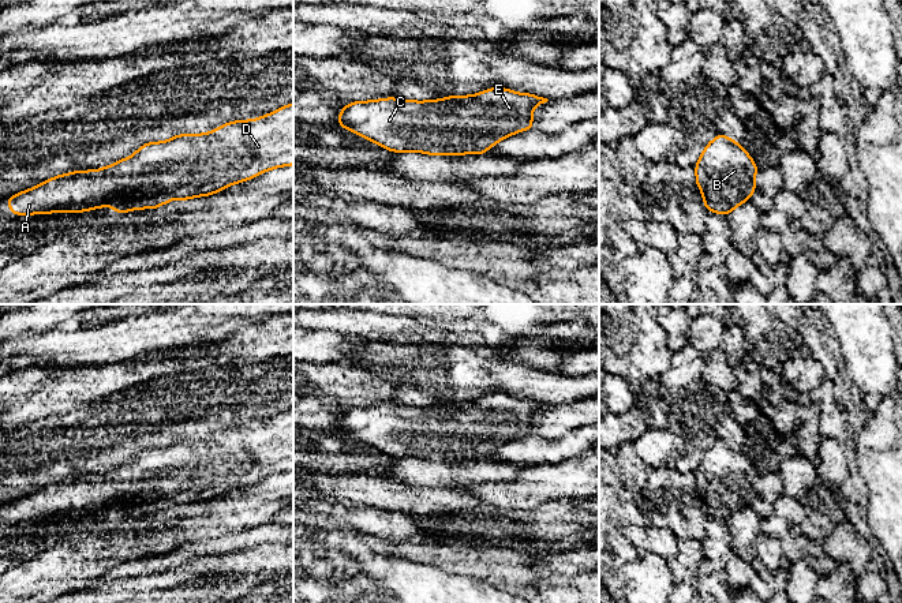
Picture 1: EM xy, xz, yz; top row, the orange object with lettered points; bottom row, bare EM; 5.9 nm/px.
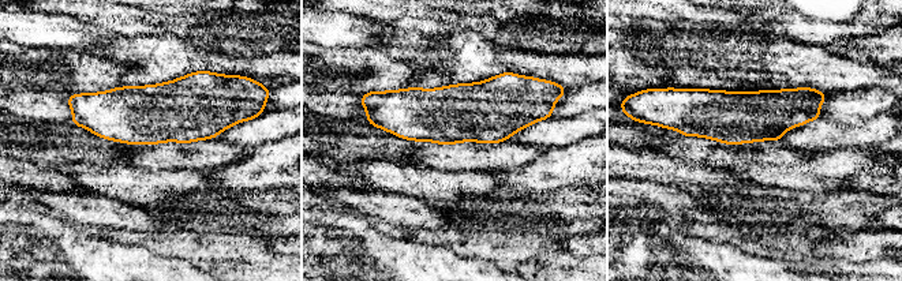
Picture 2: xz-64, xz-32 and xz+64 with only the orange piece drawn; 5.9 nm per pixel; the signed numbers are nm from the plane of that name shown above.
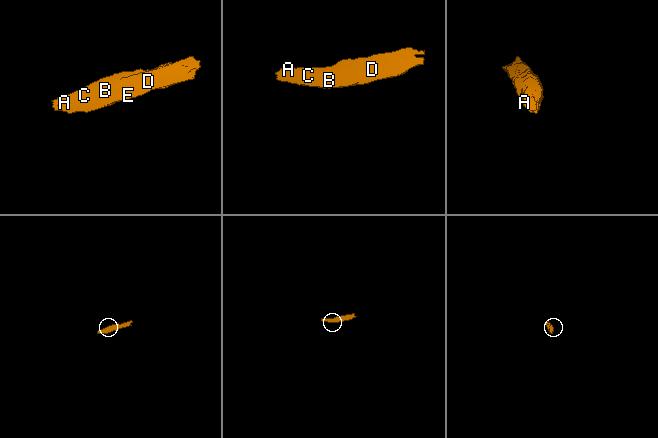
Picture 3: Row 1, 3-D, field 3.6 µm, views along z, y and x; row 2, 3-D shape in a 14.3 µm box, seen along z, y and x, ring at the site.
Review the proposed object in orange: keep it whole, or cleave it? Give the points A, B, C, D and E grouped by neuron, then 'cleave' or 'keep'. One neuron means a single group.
A B C D E; keep

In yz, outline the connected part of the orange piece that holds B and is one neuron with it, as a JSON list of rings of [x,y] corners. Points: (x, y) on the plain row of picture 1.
[[[723,439],[705,450],[695,476],[695,488],[710,518],[727,523],[737,512],[751,506],[756,495],[757,471],[740,447]]]

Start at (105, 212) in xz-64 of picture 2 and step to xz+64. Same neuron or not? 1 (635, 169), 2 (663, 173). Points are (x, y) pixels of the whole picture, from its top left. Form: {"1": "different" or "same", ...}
{"1": "different", "2": "different"}

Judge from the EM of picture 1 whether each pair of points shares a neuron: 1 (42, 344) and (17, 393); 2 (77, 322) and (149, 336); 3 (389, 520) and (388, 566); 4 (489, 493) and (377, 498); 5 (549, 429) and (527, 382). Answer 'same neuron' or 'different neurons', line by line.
1: different neurons
2: different neurons
3: different neurons
4: different neurons
5: different neurons

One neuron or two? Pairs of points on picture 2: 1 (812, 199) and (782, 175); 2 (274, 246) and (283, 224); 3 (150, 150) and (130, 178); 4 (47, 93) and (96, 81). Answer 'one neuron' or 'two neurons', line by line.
1: two neurons
2: two neurons
3: two neurons
4: one neuron

